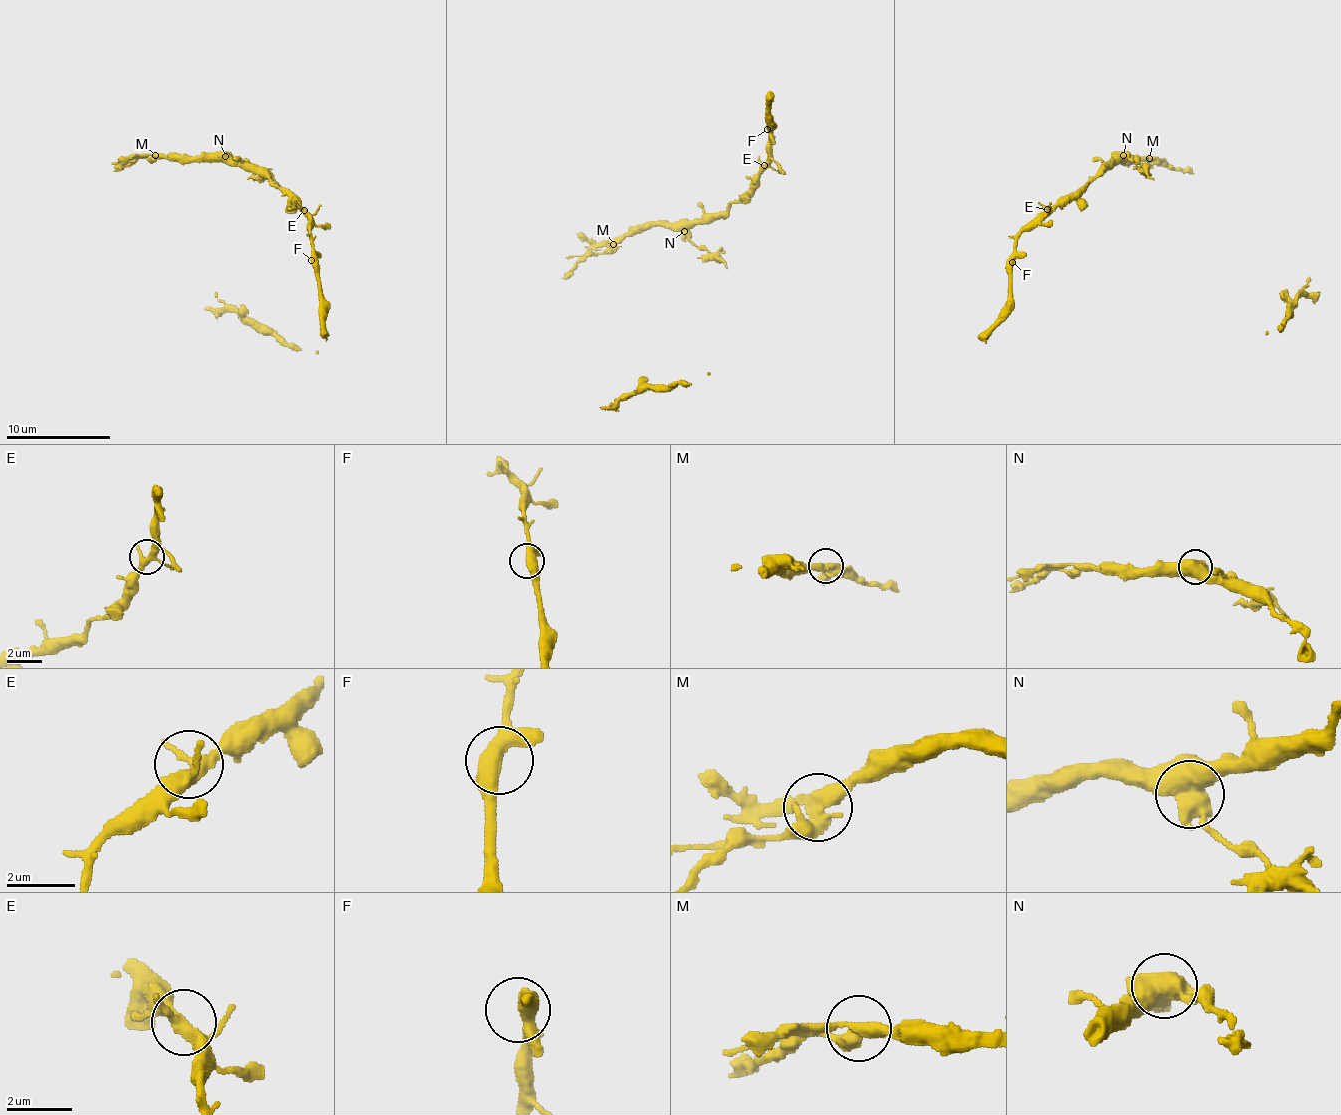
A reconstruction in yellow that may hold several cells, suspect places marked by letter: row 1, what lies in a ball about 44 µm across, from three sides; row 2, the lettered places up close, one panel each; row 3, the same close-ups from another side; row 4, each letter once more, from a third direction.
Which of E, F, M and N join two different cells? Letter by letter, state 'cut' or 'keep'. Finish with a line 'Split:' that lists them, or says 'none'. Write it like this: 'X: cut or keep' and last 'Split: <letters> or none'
E: keep
F: keep
M: cut
N: cut
Split: M, N

